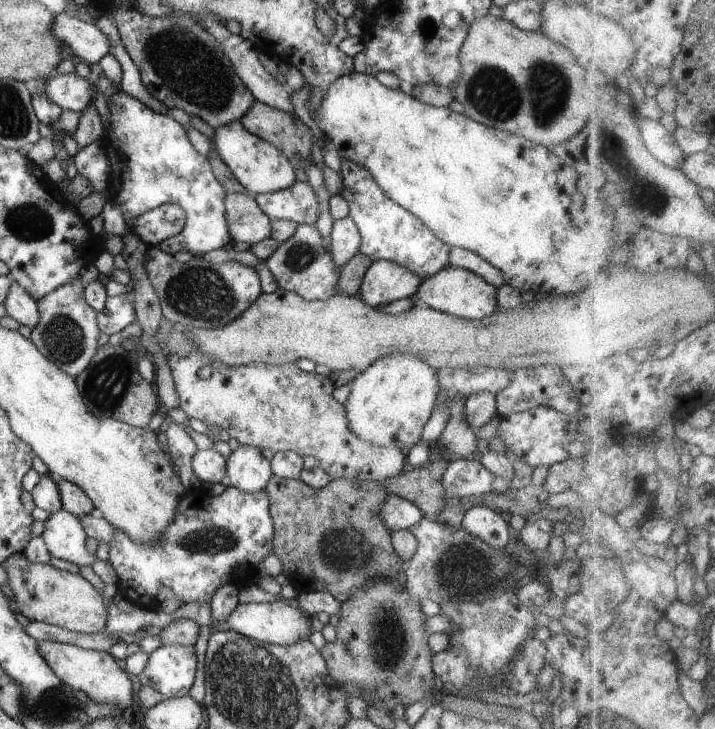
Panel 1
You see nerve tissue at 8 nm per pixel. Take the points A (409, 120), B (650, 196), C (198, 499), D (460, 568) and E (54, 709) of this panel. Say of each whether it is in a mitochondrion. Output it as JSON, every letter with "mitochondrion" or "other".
{"A":"other","B":"mitochondrion","C":"other","D":"mitochondrion","E":"mitochondrion"}

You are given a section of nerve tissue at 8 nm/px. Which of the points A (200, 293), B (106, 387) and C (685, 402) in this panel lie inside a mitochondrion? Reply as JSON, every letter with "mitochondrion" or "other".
{"A":"mitochondrion","B":"mitochondrion","C":"other"}

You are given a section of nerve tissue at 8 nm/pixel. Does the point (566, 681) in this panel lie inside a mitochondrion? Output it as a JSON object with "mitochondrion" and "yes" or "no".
{"mitochondrion":"no"}

